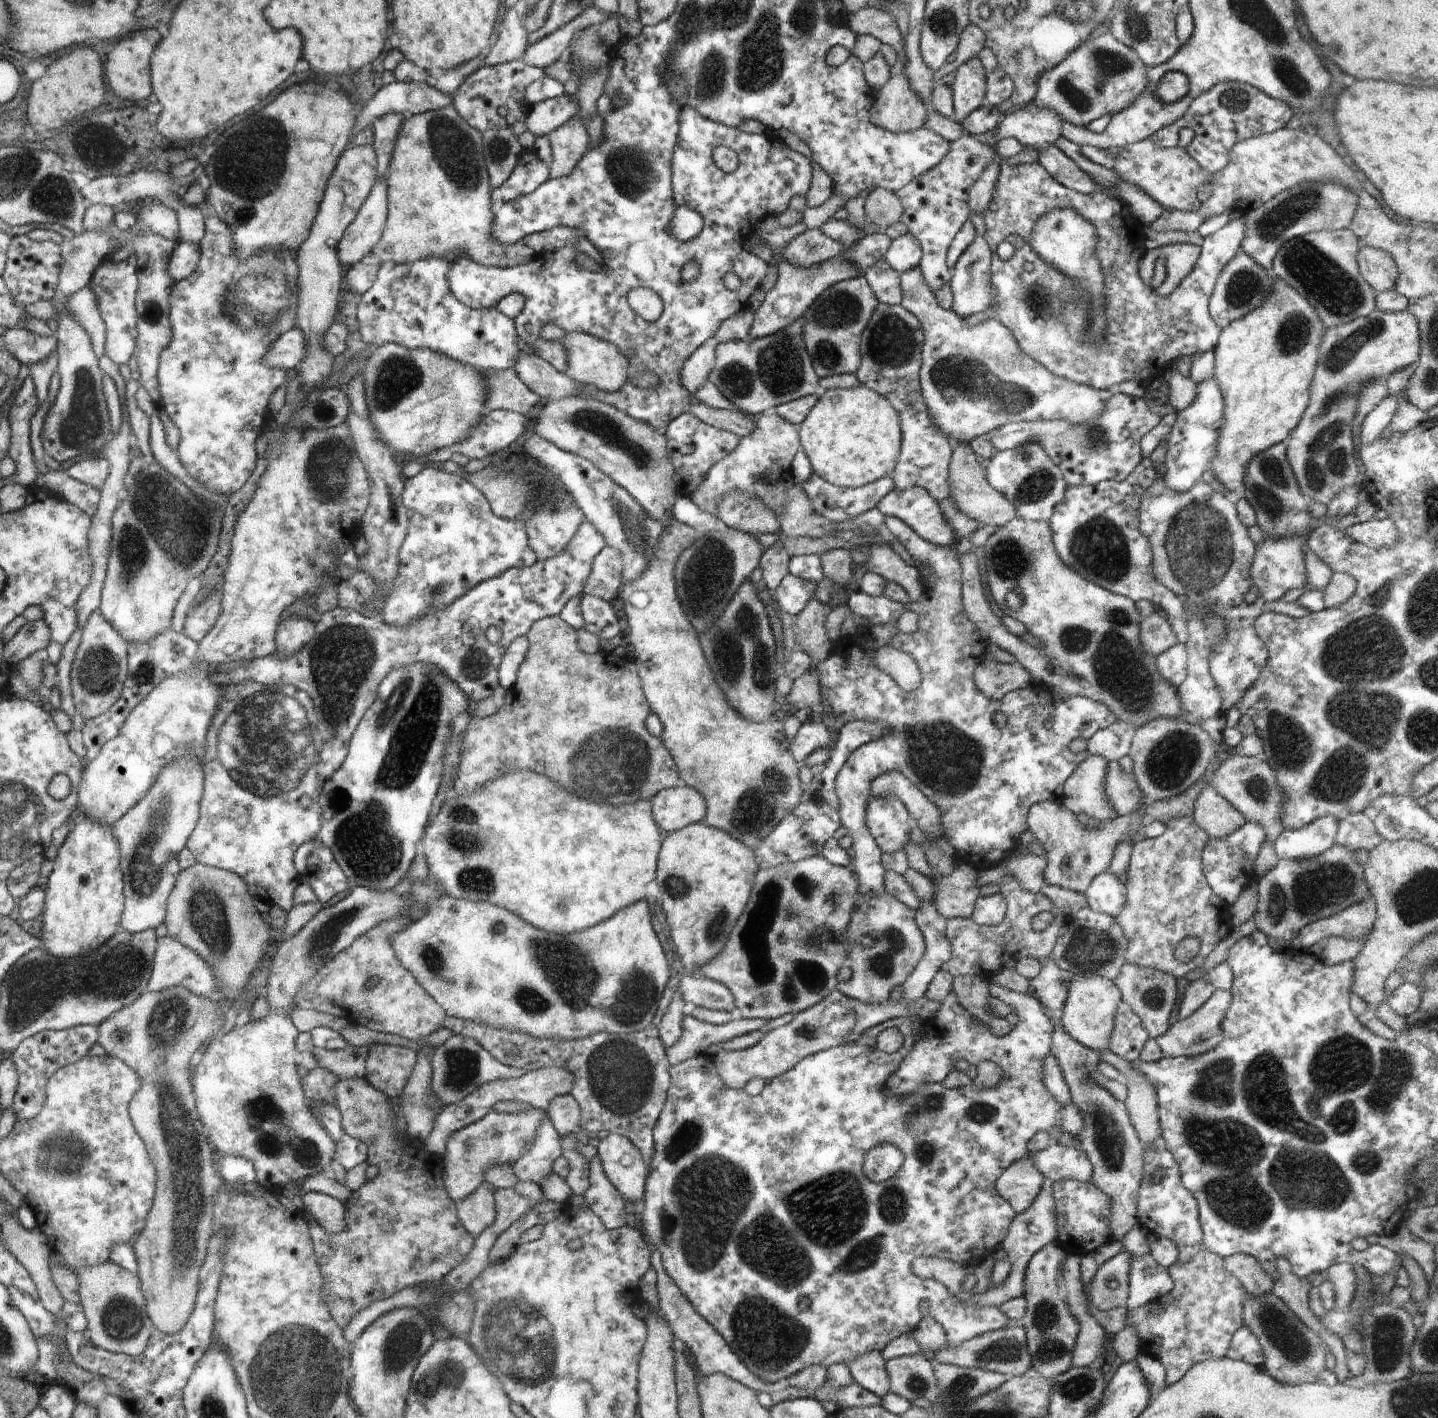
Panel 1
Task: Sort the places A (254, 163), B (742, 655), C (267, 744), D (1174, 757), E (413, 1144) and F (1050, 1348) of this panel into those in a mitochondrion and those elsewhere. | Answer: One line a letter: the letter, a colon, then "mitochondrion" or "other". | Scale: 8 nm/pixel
A: mitochondrion
B: mitochondrion
C: mitochondrion
D: mitochondrion
E: other
F: mitochondrion

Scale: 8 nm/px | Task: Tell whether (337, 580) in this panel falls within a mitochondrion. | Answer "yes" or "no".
no

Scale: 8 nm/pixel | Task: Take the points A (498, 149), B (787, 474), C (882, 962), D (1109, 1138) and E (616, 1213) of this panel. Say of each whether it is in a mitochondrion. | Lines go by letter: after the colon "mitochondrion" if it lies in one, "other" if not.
A: mitochondrion
B: other
C: mitochondrion
D: mitochondrion
E: other

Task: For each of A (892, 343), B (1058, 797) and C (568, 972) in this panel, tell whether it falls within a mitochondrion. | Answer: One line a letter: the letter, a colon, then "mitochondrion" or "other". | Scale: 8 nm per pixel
A: mitochondrion
B: other
C: mitochondrion

